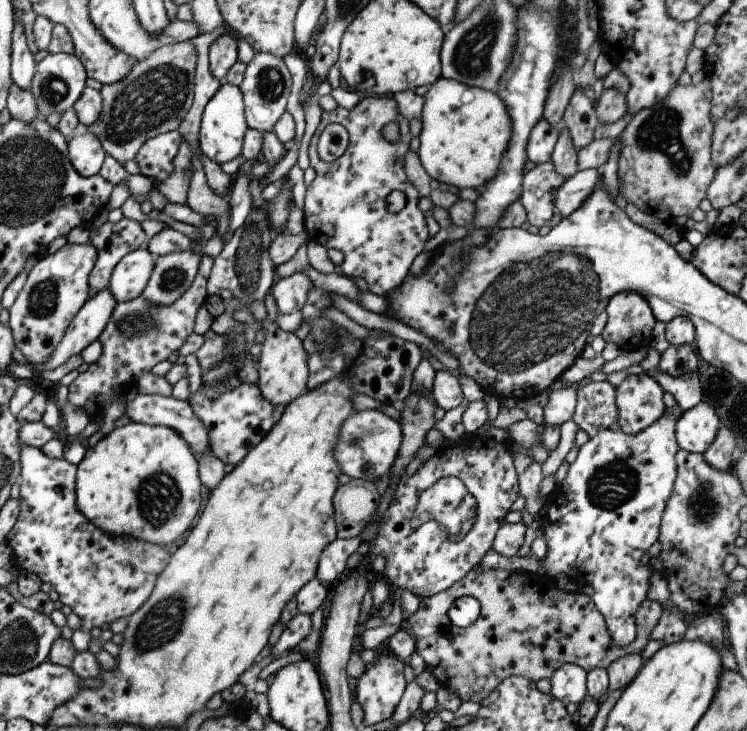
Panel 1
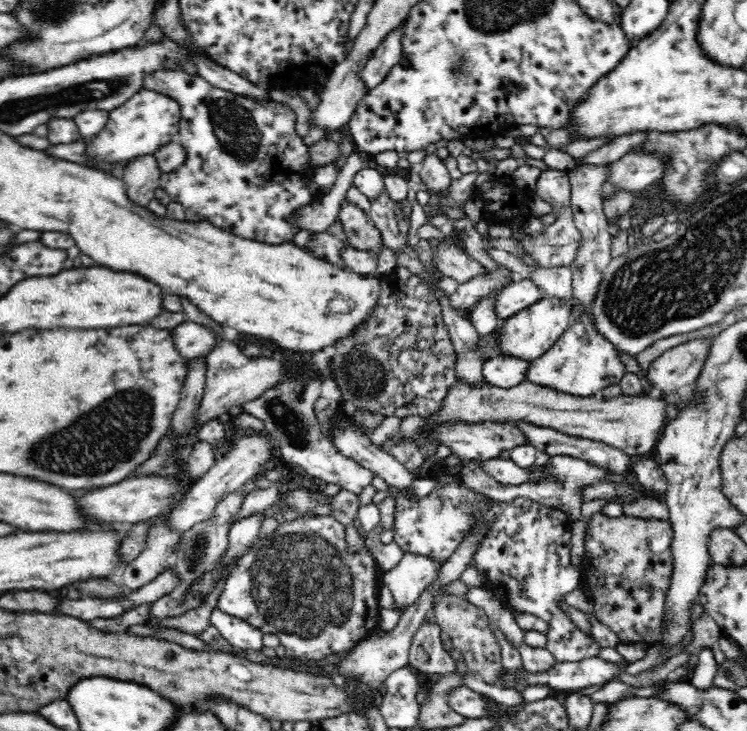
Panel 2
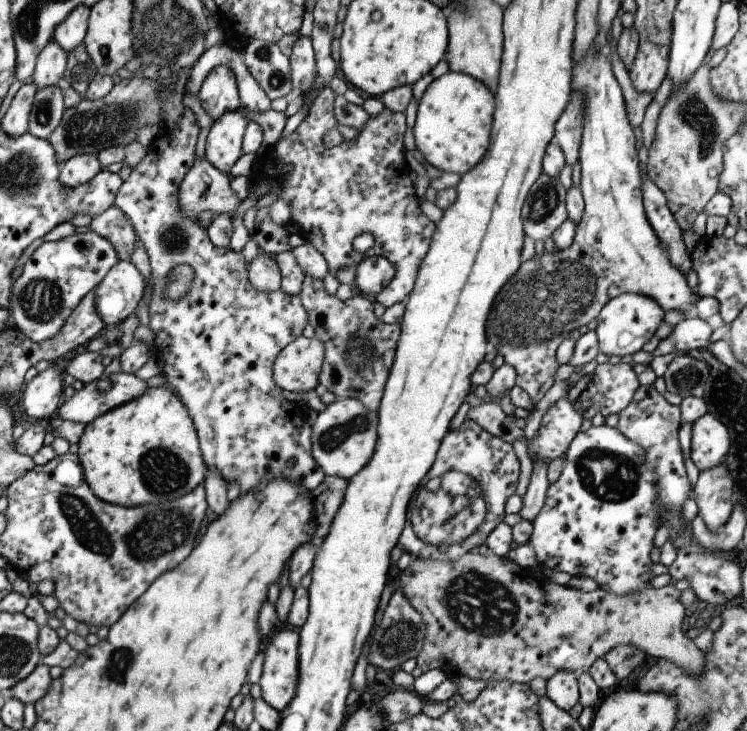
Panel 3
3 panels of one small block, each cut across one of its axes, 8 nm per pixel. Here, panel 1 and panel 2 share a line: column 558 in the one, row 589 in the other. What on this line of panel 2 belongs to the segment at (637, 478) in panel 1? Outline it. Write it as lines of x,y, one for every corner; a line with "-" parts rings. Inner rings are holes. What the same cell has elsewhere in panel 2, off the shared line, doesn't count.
518,497
510,502
485,499
484,512
470,512
468,515
472,515
472,528
466,537
480,533
482,540
466,568
474,566
482,577
487,578
482,588
499,598
514,618
526,613
548,622
545,647
557,663
598,656
601,646
592,636
580,632
558,605
566,595
582,585
581,567
570,561
573,520
567,513

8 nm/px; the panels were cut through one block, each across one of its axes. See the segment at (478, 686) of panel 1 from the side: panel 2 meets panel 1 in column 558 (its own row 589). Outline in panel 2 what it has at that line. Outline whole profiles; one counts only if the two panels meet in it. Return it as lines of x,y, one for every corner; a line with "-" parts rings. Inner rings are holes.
596,513
592,520
587,522
585,535
585,554
583,557
583,564
587,567
582,567
581,571
584,575
589,575
587,583
582,582
582,586
587,586
590,591
591,598
594,602
595,616
597,619
607,626
609,630
613,630
622,644
630,644
633,642
646,642
648,645
653,645
662,638
662,618
664,618
664,604
665,596
670,585
670,574
672,574
672,551
671,544
673,541
672,527
669,521
656,518
638,518
632,516
621,515
616,518
608,518
602,513

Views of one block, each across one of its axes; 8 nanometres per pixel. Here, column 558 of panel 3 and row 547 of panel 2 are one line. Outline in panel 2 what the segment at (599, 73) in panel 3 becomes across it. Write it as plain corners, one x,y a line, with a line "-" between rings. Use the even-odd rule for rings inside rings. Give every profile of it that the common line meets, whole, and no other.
306,513
304,515
298,515
292,521
286,521
283,524
276,526
276,530
269,535
261,534
260,537
252,544
238,560
235,562
234,568
231,568
224,584
224,590
218,594
217,607
226,614
236,616
242,620
247,620
254,628
261,630
263,634
268,632
274,632
278,634
281,645
284,646
286,654
294,658
302,658
316,660
316,658
324,658
332,652
342,652
350,646
362,641
368,634
378,626
378,611
381,610
378,605
377,594
379,592
378,576
382,573
378,571
372,555
368,553
368,547
364,547
358,553
350,555
346,551
346,533
344,533
345,524
339,522
332,515
318,515
315,513

